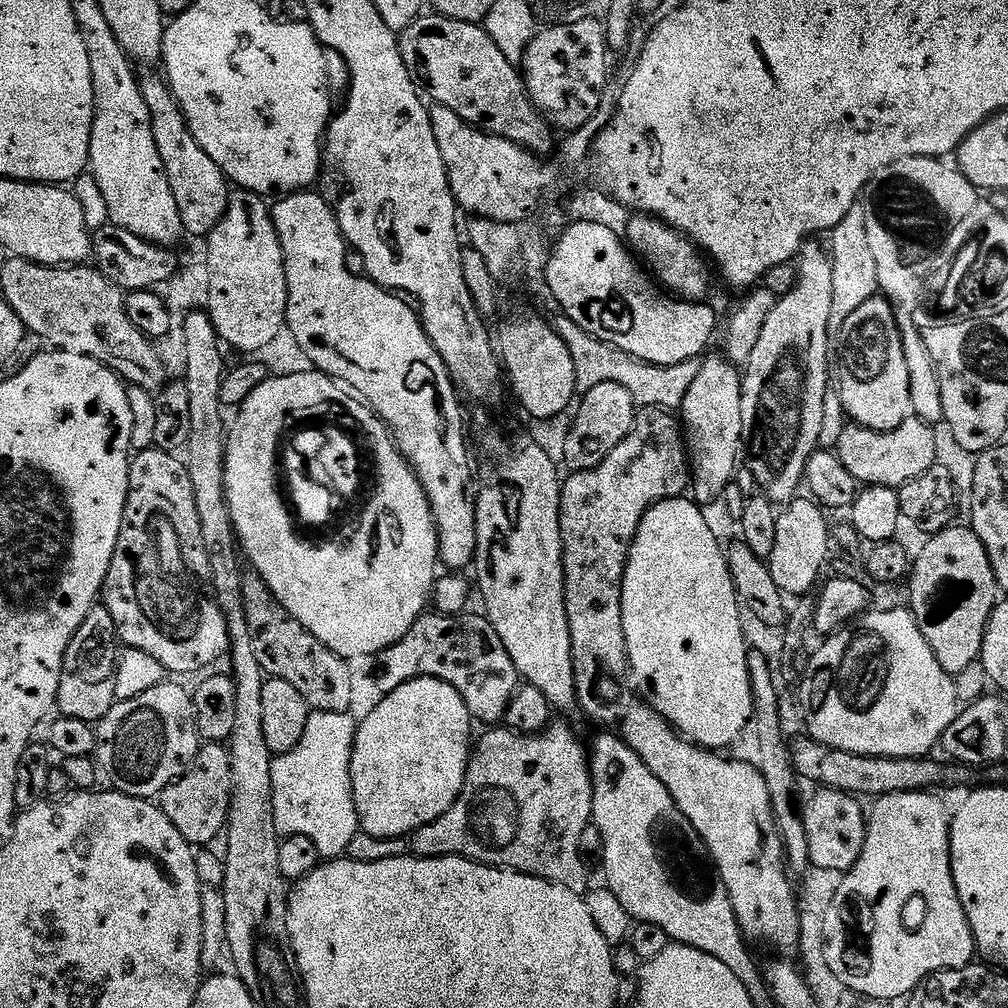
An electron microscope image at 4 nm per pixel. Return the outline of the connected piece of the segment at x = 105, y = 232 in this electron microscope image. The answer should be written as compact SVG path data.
M111 222L105 225L105 228L95 229L91 233L91 255L94 257L95 267L104 273L109 282L116 284L125 293L159 289L177 274L182 262L172 253L175 251L171 247L152 244L138 238L138 234L130 234L130 230L117 228Z

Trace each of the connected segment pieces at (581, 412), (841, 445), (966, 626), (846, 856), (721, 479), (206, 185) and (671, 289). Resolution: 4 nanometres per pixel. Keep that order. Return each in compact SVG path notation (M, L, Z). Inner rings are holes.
M607 380L594 386L594 390L583 393L575 409L576 417L572 420L572 429L564 440L564 460L569 464L569 469L572 472L581 472L601 464L606 454L610 454L610 450L614 450L614 446L618 446L618 442L622 442L626 434L630 434L637 411L638 405L630 390L626 390L626 386L618 386L618 382Z
M910 418L902 422L900 428L892 432L875 432L869 428L861 428L860 425L849 423L838 438L834 452L840 457L842 465L853 475L861 485L880 485L882 487L899 490L903 484L926 474L931 468L937 467L936 460L936 436L933 425L924 423L923 420Z
M949 526L929 535L920 553L910 564L910 581L916 587L910 611L918 622L918 630L930 642L938 666L955 678L966 666L979 661L988 619L998 603L994 566L986 554L986 546L971 527Z
M819 789L815 792L809 801L807 799L804 807L806 838L812 865L845 873L861 856L862 846L865 845L865 813L862 814L861 803L847 792L832 789Z
M717 354L717 356L711 356L712 355L709 355L707 359L701 363L700 369L698 370L698 378L694 378L694 382L690 382L690 390L686 390L684 403L681 404L678 409L679 415L682 417L682 435L686 441L686 451L690 461L690 492L696 503L701 506L713 504L725 495L728 486L737 479L738 465L736 466L736 459L739 461L742 456L742 445L740 442L740 435L742 434L742 386L740 385L742 372L739 367L734 366L732 361L723 355Z
M163 75L139 77L142 98L146 102L146 110L150 112L150 122L154 130L154 142L158 146L158 155L162 157L162 166L166 170L166 178L170 182L170 190L174 190L174 202L178 202L178 214L182 214L185 233L189 237L207 237L209 232L218 226L222 214L228 205L230 181L224 171L198 146L184 118L184 112L172 87Z
M632 214L628 218L626 244L661 289L689 302L700 302L707 297L704 295L708 292L709 261L705 253L676 228L662 223L655 216Z

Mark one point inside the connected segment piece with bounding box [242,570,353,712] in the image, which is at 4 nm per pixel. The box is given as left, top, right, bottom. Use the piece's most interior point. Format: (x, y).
(286, 651)

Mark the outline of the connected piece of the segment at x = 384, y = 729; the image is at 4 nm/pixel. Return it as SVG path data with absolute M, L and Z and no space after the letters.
M429 676L406 681L381 700L384 701L364 721L359 721L352 747L350 774L360 832L374 838L395 840L411 837L420 828L434 822L446 814L460 797L468 773L468 762L474 751L474 714L454 685Z

